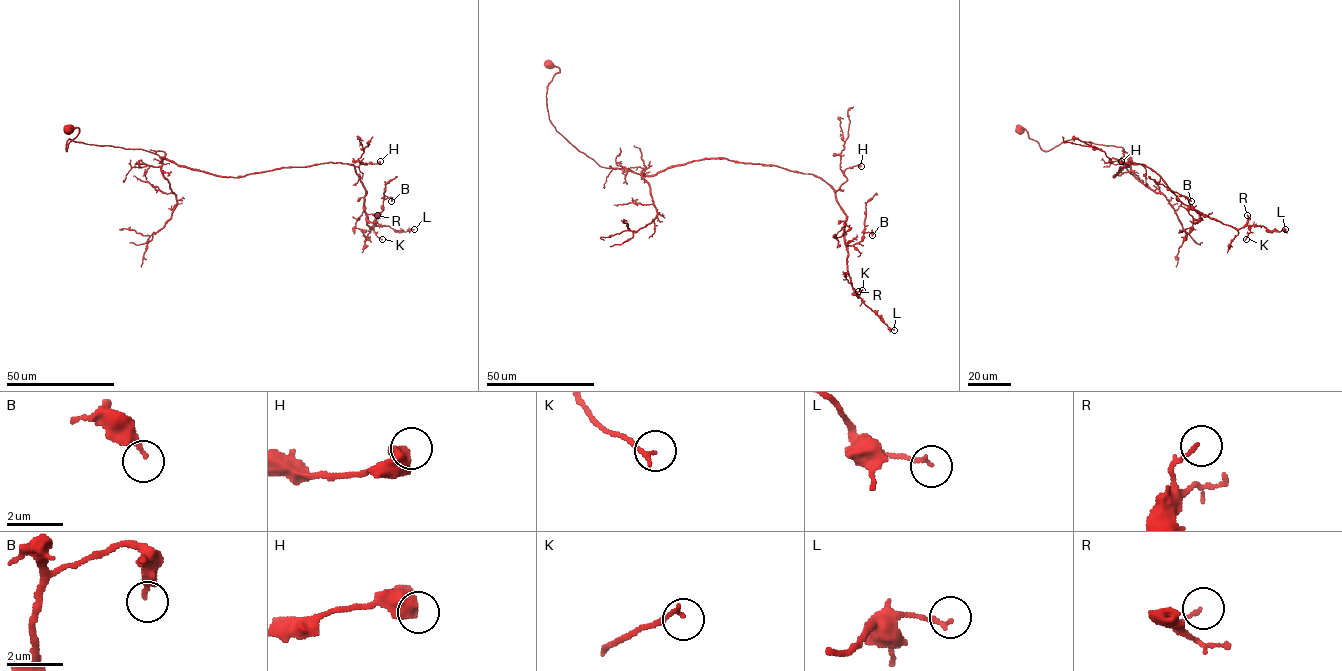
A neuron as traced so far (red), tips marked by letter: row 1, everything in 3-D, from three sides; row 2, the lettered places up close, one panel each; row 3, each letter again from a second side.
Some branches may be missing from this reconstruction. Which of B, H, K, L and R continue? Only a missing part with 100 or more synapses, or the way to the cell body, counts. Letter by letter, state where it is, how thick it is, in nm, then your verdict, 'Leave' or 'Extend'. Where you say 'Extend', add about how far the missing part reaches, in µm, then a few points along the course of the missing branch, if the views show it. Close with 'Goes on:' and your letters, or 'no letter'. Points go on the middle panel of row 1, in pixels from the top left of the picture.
B: Place: (872, 235). Thickness 240 nm. Leave
H: Place: (861, 166). Thickness 650 nm. Leave
K: Place: (862, 290). Thickness 140 nm. Leave
L: Place: (894, 330). Thickness 140 nm. Leave
R: Place: (858, 291). Thickness 130 nm. Leave
Goes on: no letter

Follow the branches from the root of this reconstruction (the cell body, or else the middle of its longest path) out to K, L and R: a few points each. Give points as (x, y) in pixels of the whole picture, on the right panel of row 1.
K: (1019, 130), (1045, 151), (1121, 147), (1131, 160), (1113, 177), (1144, 164), (1246, 239)
L: (1019, 130), (1045, 151), (1073, 139), (1121, 147), (1131, 160), (1113, 177), (1144, 164), (1210, 218), (1285, 229)
R: (1019, 130), (1045, 151), (1121, 147), (1131, 160), (1113, 177), (1144, 164), (1210, 218), (1240, 229), (1247, 215)

